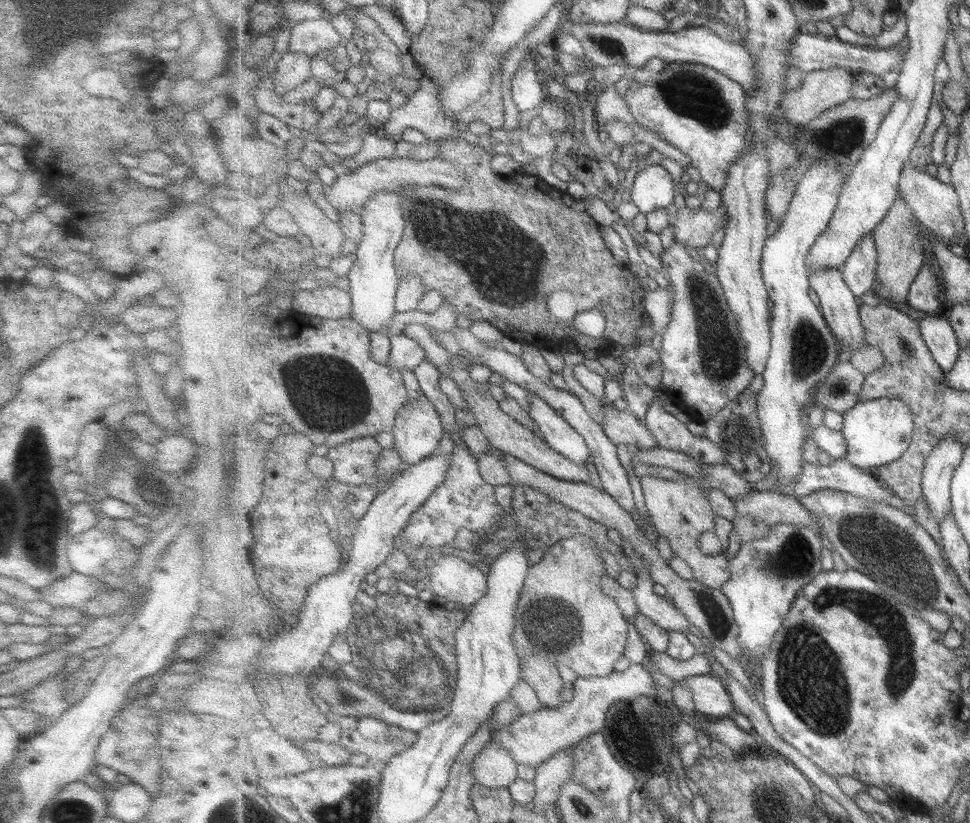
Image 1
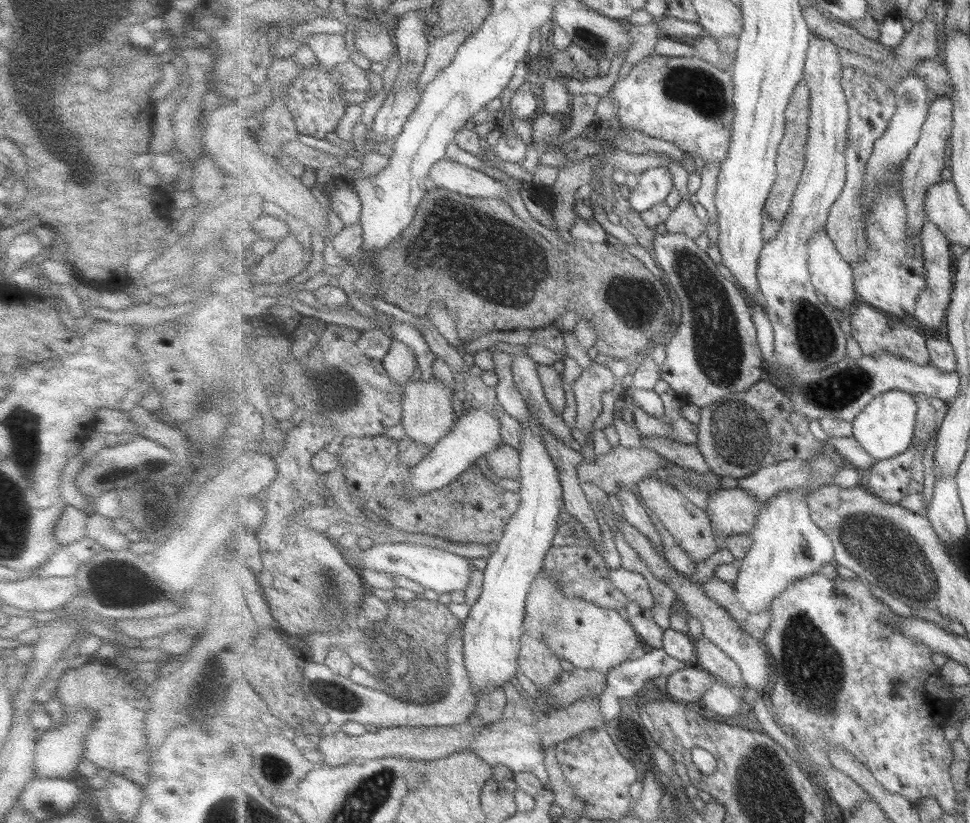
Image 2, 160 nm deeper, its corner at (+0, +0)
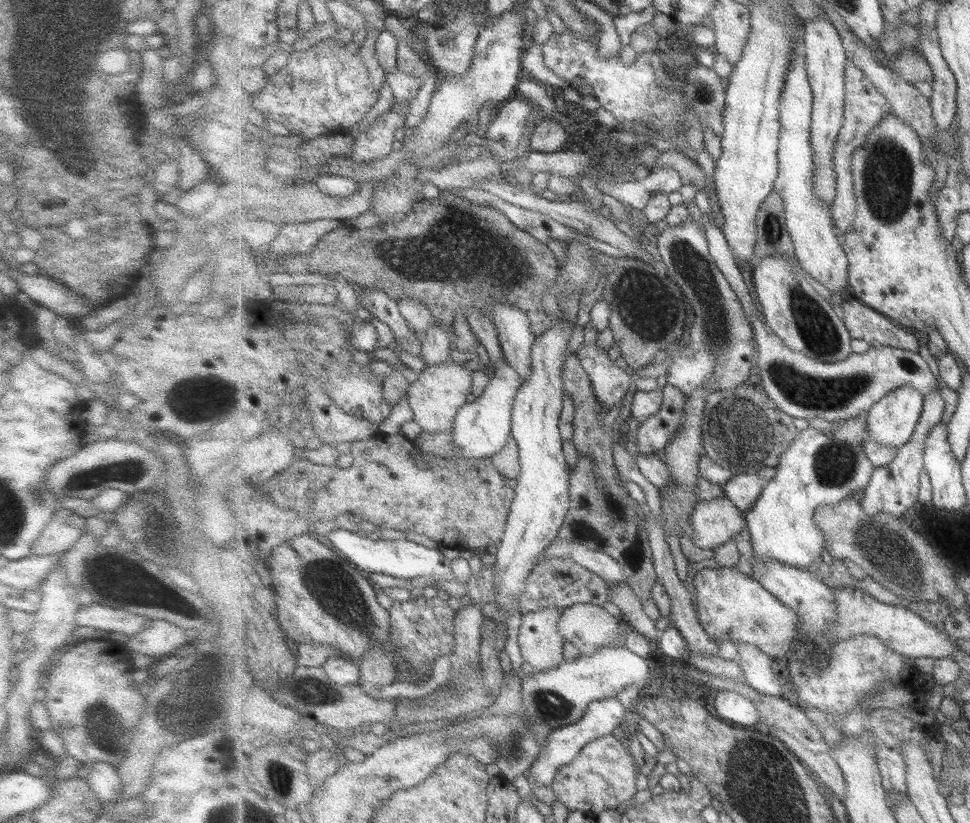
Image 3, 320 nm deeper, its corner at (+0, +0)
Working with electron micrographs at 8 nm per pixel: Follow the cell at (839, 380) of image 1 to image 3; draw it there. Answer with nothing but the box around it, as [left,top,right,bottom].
[705,216,939,422]

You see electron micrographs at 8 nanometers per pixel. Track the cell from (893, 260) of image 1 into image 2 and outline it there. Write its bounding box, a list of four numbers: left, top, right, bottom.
[900,95,954,238]

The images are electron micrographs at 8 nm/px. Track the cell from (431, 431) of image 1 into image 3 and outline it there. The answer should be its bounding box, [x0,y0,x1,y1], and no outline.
[408,362,473,432]

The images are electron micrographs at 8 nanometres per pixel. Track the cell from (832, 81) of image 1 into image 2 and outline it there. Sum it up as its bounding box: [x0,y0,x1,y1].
[764,80,811,243]

